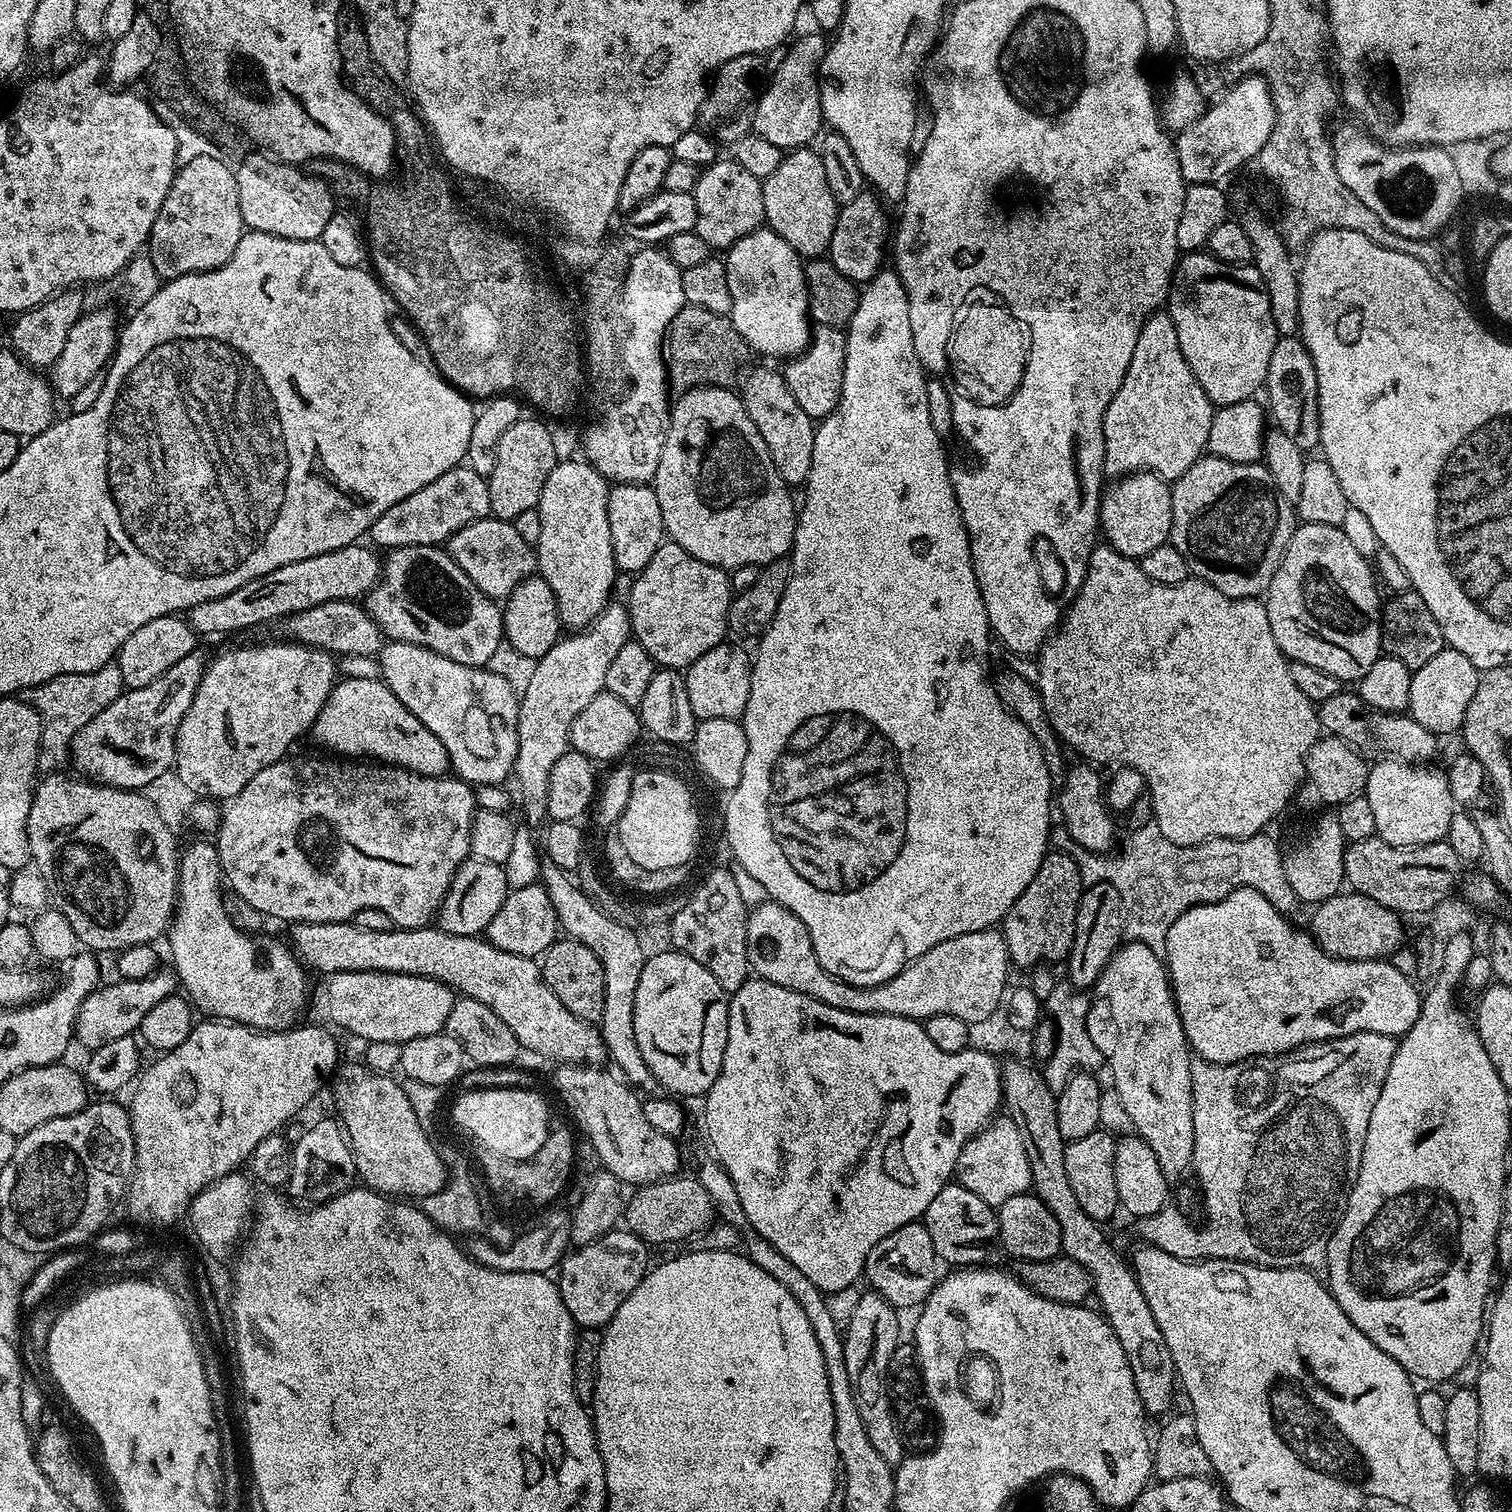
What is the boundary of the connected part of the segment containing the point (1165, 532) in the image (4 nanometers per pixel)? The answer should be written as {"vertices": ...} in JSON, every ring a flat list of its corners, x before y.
{"vertices":[[1133,472,1130,476,1119,477,1112,489,1105,491,1100,497,1099,531,1106,539,1107,547,1122,553,1124,556,1139,558,1150,554,1154,546,1169,543,1172,534,1172,490,1169,481,1152,472]]}

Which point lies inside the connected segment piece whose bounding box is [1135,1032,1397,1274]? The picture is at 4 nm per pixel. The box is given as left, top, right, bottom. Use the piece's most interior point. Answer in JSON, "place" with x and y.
{"place":[1278,1144]}

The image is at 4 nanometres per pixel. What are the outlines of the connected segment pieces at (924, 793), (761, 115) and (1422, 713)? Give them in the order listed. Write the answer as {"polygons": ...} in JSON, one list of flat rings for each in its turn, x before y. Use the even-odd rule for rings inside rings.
{"polygons":[[[882,270,874,279,867,281,859,289,860,301,854,310,854,318,850,318,844,341,844,377,842,378,842,394,840,404,830,415,815,425,814,454,810,462,810,474,803,485,804,504,799,505,796,522,796,537,792,543,790,559,792,573,786,586,786,594,782,594,782,602,778,602,778,610,770,622,770,626,759,637,760,653,752,660,752,677,750,678,750,698,746,702,746,710,742,723,746,730,746,766,742,766,742,778,736,788,731,789,728,805,724,808,724,832,728,835,728,844,732,847,735,863,741,864,753,878,758,878,762,886,766,886,768,899,786,906,786,910,802,918,802,926,810,934,810,942,814,946,814,954,821,966,837,980,845,980,847,984,857,984,859,988,878,986,899,974,906,961,918,959,926,950,938,946,938,942,946,942,950,938,958,938,962,934,981,932,987,928,996,928,1003,921,1004,915,1014,906,1014,902,1030,886,1034,874,1038,874,1038,866,1042,866,1044,857,1050,851,1049,832,1054,825,1054,778,1046,766,1044,752,1034,734,1016,716,1005,708,998,698,993,677,988,677,988,640,990,629,986,606,978,590,978,578,974,574,968,531,964,529,962,514,958,510,956,495,952,489,952,472,948,468,948,456,944,453,945,441,934,430,934,422,930,422,930,406,926,406,926,386,928,380,924,368,920,365,918,354,914,354,914,334,910,334,910,308,906,298,906,290,895,270]],[[812,30,809,36,795,40,791,41,792,49,785,54,784,61,777,66,772,76,772,85,764,93,759,93,755,101,756,117,752,120,751,131,781,150,795,150,811,145,811,140,815,141,821,135,824,124,818,69,824,57,825,37,819,31]],[[1445,646,1426,666,1415,669,1410,682,1410,702,1407,715,1411,716,1418,726,1426,726,1437,738,1444,738,1451,732,1459,733,1464,727,1466,710,1478,690,1482,672,1466,658,1466,654,1458,654,1458,650]]]}

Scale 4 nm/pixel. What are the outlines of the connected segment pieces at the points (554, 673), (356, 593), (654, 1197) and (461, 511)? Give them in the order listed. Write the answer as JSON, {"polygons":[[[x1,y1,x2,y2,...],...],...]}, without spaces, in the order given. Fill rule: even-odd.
{"polygons":[[[609,602,589,627,557,640,556,645,537,660,530,683,519,697,518,710,518,754,514,781,520,787,520,804,526,815,547,817,550,770,554,762,569,751,570,726,574,718,590,706,592,699,604,691,606,669,618,655,618,650,622,650,630,639,633,635,627,603]],[[363,543,347,544,338,550,330,550,326,554,318,554,314,558,302,558,302,562,290,562,290,566,278,566,278,570,270,570,262,578,254,578,246,582,246,586,238,586,230,594,222,598,214,598,194,606,190,610,192,629,201,637,212,636,215,632,244,632,247,628,256,628,259,624,279,621,285,616,293,616,295,612,310,610,310,606,322,606,322,602,331,600,359,601,375,584,380,583,381,557,371,547,363,548]],[[677,1174,666,1180,637,1187,636,1192,626,1200,622,1220,627,1231,636,1235,649,1246,672,1244,675,1240,684,1240,687,1236,696,1236,703,1230,704,1224,717,1219,710,1194,702,1187,702,1182,695,1175]],[[467,466,451,468,442,474,442,478,434,478,430,486,422,486,418,494,410,494,410,498,402,498,402,502,390,506,390,510,386,510,386,514,372,524,371,543,383,550,402,546,440,546,458,530,470,526,475,520,487,520,489,516,490,490,487,479]]]}

